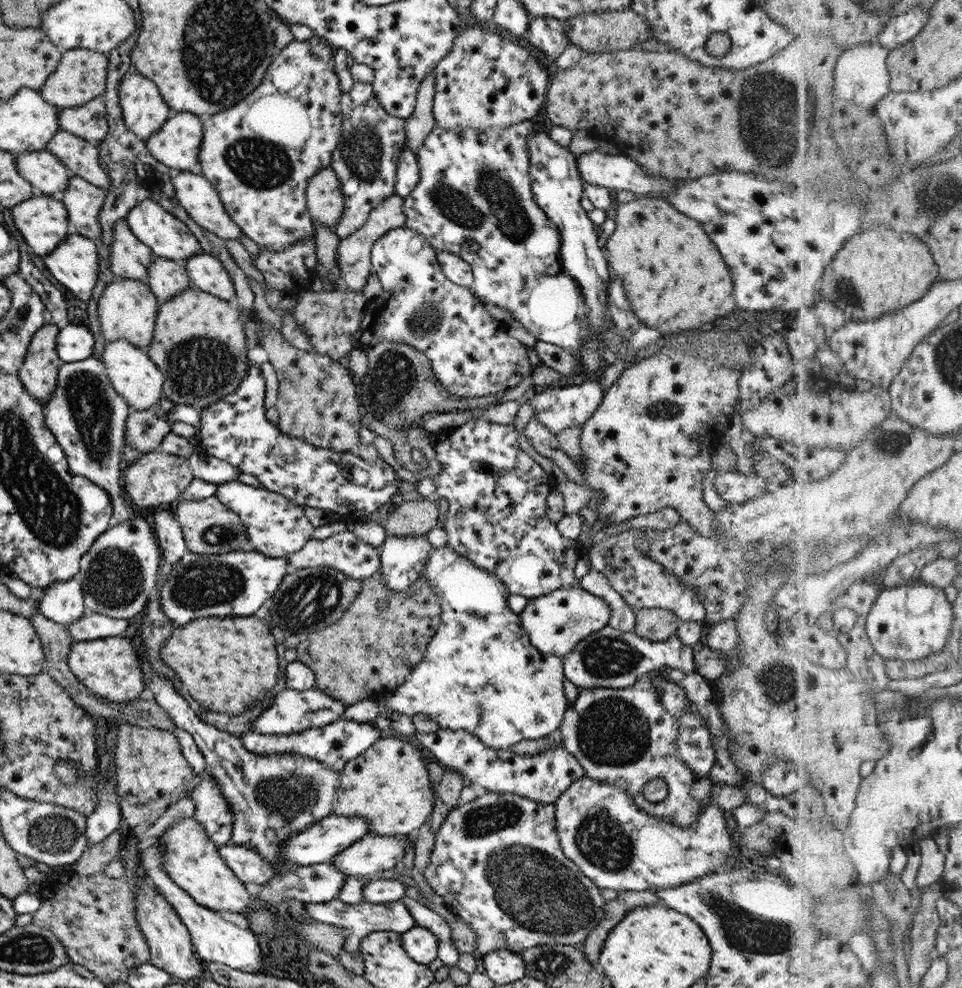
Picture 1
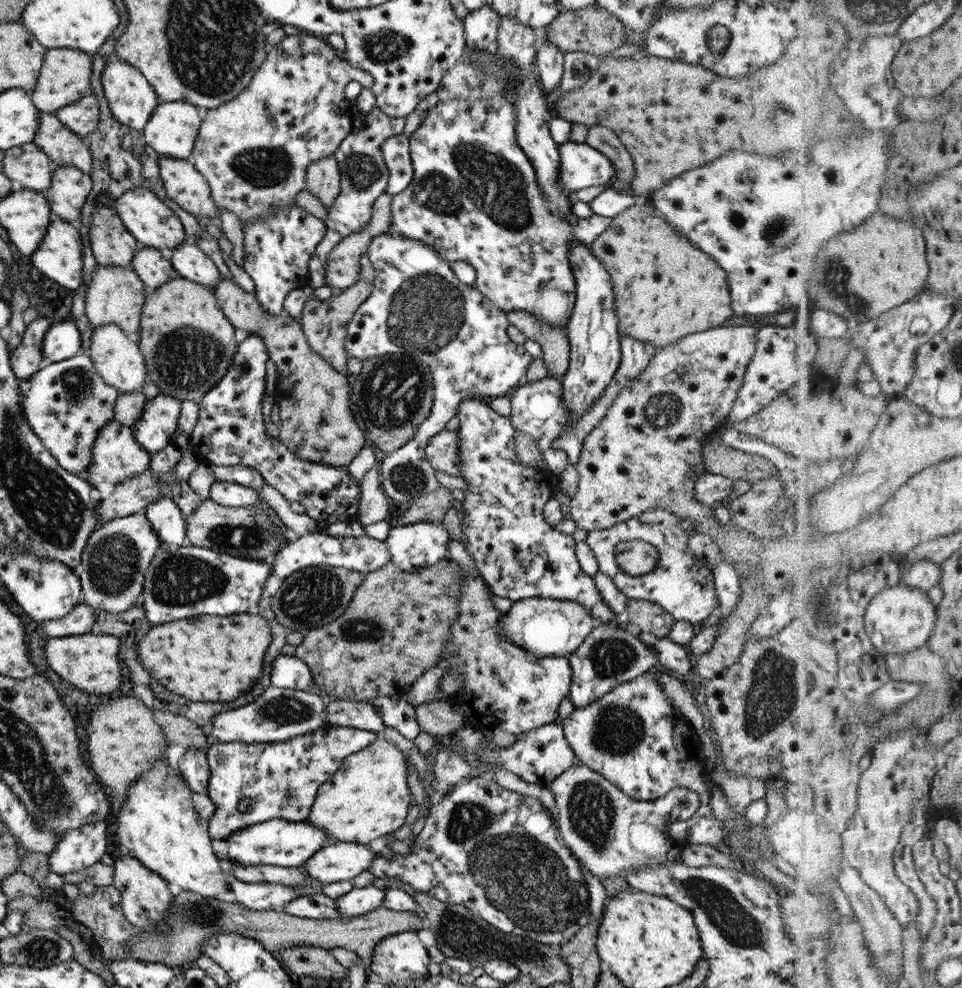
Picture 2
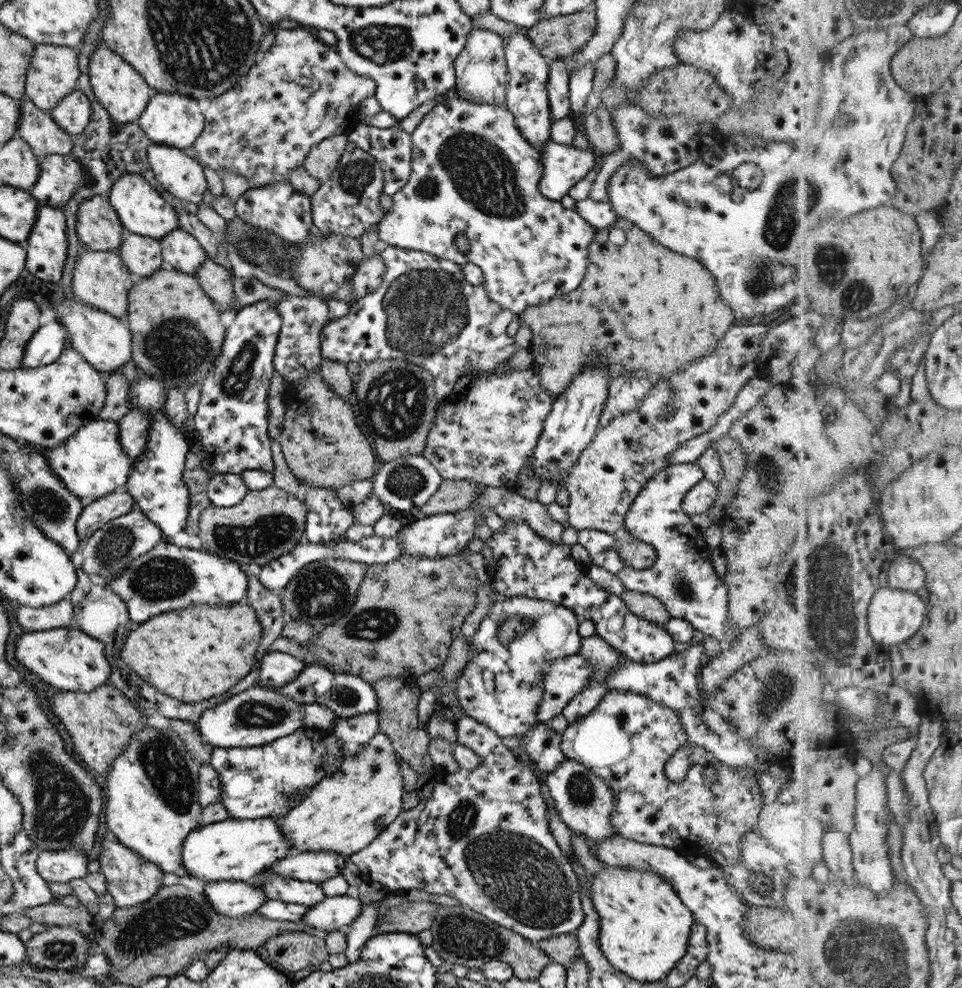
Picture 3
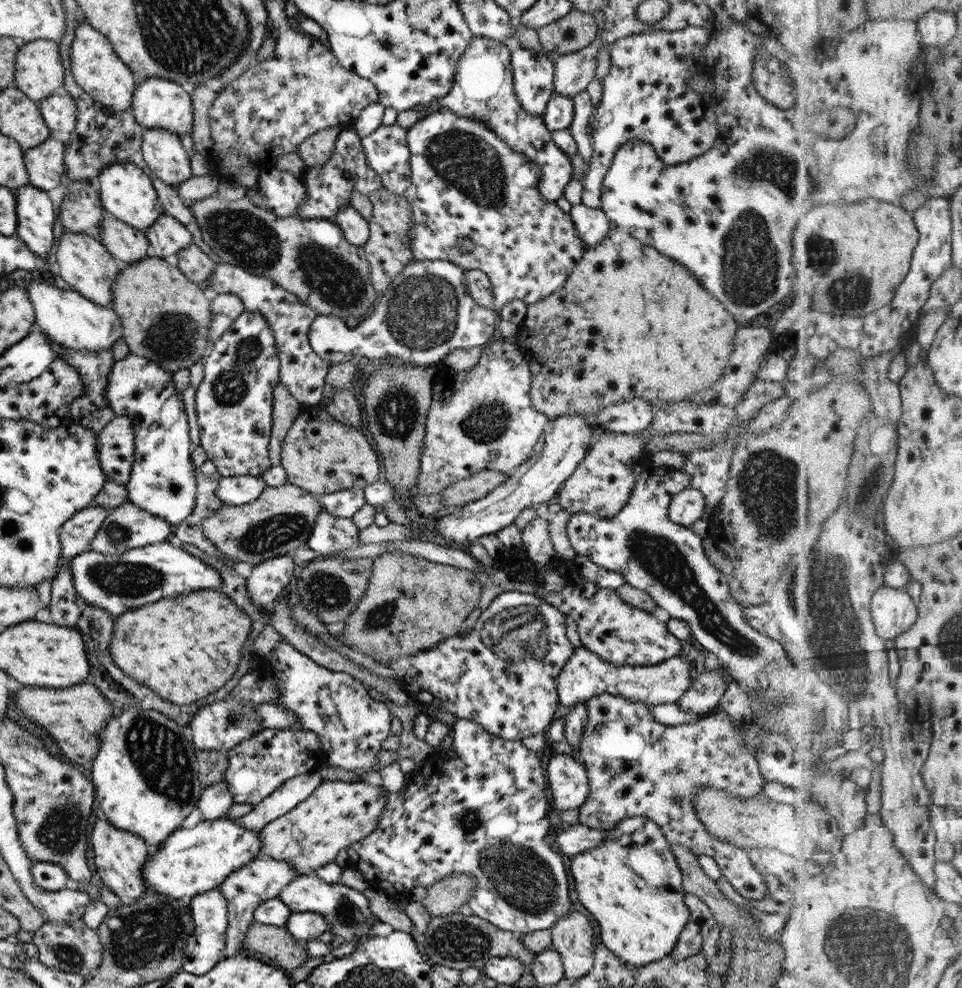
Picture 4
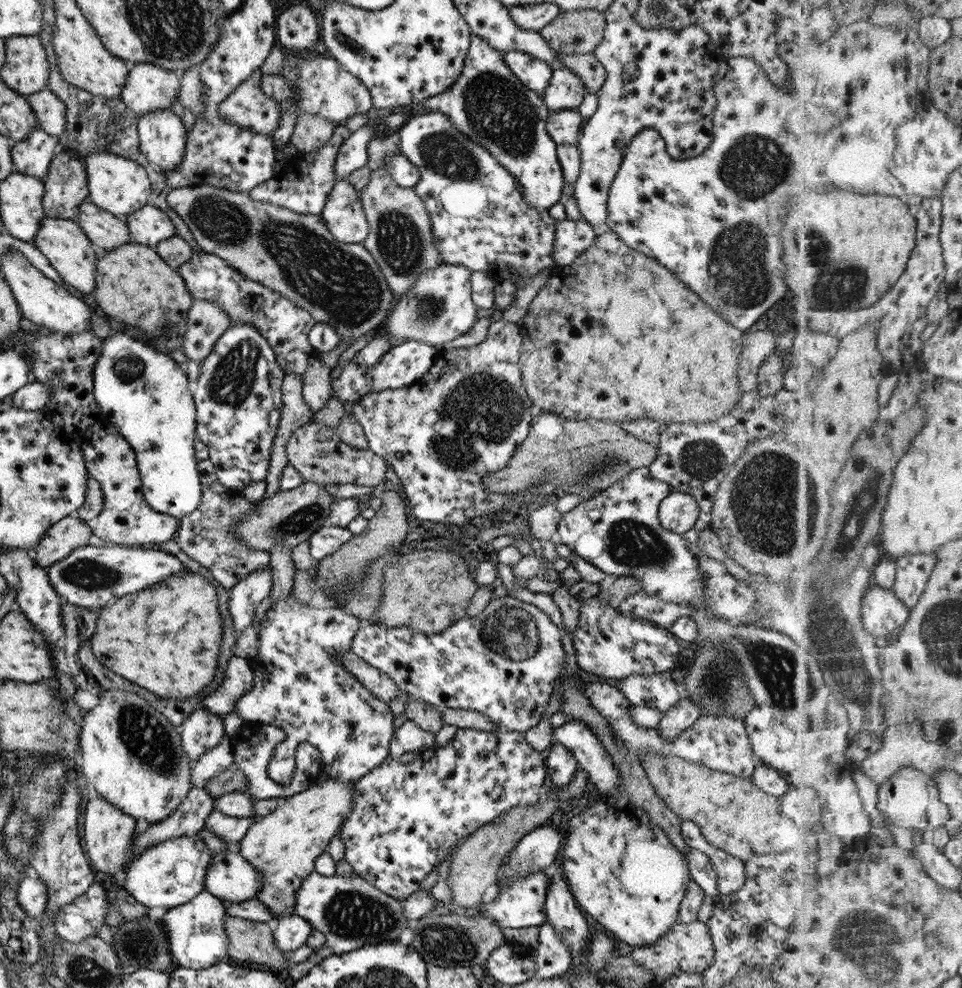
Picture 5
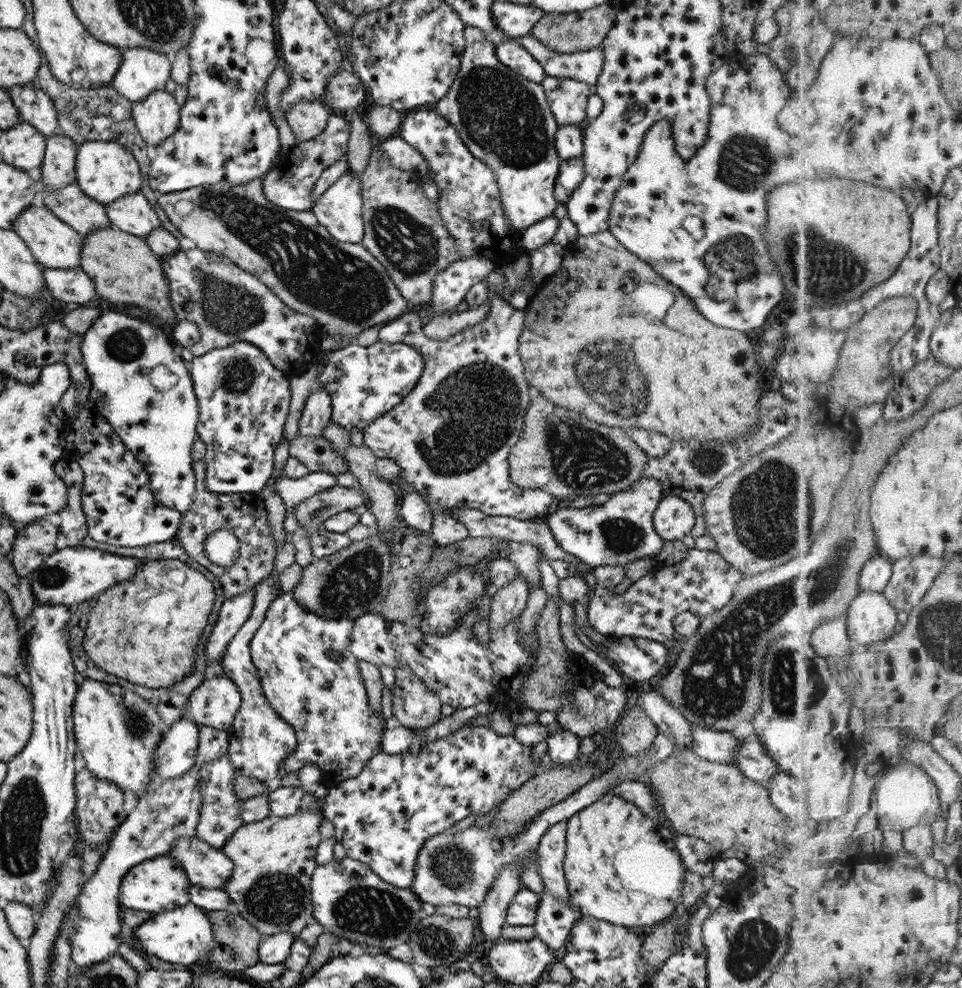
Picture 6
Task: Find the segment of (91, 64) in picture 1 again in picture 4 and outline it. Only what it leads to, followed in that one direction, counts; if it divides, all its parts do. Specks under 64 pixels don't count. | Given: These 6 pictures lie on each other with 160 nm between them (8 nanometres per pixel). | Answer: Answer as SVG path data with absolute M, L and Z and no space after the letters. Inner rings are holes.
M49 40L21 43L14 58L13 86L38 103L62 86L64 68L57 44Z

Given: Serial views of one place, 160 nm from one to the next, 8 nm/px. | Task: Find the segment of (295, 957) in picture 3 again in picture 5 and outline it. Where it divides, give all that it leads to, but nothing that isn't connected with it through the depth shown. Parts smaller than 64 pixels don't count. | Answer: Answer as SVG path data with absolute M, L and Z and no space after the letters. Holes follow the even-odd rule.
M225 915L223 929L228 939L226 959L229 962L249 962L273 967L286 966L287 952L279 951L273 932L264 922Z

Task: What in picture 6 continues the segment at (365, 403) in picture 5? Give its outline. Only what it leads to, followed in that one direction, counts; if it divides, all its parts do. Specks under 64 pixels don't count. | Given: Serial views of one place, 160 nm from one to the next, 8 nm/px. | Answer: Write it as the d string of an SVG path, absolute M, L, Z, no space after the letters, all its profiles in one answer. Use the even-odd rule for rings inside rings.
M486 285L488 313L473 326L456 332L447 340L428 339L422 331L419 317L410 311L384 323L378 330L378 340L411 344L420 354L423 368L410 391L385 414L372 420L362 431L364 444L376 458L387 458L399 468L399 480L413 488L428 504L431 514L429 536L439 546L468 537L465 526L453 519L453 510L477 510L489 517L509 517L528 521L550 512L557 500L547 492L519 488L509 482L508 456L520 437L523 415L531 388L523 374L518 353L518 338L524 325L524 309L514 309L498 293Z

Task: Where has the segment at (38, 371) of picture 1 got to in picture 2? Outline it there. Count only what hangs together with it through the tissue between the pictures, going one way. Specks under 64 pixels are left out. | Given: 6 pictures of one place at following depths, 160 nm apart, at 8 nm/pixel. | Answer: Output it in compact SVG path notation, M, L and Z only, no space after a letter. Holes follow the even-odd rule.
M37 317L26 325L20 334L20 343L8 352L11 372L19 379L28 379L36 373L42 362L42 340L50 321L46 317Z

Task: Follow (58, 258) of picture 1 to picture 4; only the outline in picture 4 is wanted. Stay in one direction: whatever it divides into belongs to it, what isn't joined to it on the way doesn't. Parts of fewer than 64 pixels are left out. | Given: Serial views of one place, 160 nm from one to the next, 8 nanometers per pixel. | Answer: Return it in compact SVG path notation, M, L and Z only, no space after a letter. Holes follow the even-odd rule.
M29 183L11 191L16 198L16 235L33 255L47 258L49 250L54 246L52 228L57 218L49 196Z

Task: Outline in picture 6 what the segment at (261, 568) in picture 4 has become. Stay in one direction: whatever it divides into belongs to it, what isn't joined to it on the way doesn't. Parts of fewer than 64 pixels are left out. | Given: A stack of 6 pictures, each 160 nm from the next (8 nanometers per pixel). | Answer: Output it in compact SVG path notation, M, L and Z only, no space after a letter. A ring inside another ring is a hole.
M253 590L225 599L215 614L216 621L205 643L206 662L215 662L224 653L227 643L247 620L253 606Z

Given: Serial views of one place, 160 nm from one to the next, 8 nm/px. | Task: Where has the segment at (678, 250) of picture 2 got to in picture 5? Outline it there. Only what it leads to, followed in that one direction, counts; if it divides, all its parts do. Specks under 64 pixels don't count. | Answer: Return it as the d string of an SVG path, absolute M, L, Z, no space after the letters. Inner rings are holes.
M600 229L589 248L583 250L568 265L555 267L547 282L531 299L521 322L518 324L522 336L518 362L524 391L532 402L535 412L555 413L561 418L582 421L585 419L609 420L613 423L651 418L658 423L699 424L711 422L731 412L742 395L738 385L738 356L742 349L742 331L721 320L711 312L689 288L685 288L671 271L655 259L629 249L619 237L606 229Z

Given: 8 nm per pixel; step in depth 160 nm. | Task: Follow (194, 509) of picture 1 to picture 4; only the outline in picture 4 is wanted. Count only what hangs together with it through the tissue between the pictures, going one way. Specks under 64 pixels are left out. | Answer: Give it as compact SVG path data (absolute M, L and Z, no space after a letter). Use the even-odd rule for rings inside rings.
M286 483L279 487L266 487L251 503L239 506L224 504L221 508L217 508L213 516L201 523L201 532L229 559L249 562L255 566L261 561L291 554L299 545L303 545L321 510L322 506L309 492Z

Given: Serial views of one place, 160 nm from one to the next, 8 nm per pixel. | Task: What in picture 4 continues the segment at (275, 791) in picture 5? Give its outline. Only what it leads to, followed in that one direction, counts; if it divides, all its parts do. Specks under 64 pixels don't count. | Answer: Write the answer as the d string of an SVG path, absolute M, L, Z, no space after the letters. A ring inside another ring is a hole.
M265 728L253 739L245 740L226 750L226 757L228 763L224 781L227 783L233 802L250 804L252 808L285 781L305 773L315 773L325 762L317 736L300 729Z

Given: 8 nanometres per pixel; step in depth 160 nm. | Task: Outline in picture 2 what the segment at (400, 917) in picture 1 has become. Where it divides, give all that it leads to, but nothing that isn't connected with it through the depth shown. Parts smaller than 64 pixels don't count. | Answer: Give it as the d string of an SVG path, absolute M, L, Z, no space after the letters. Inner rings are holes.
M320 892L311 896L299 897L290 900L280 910L291 916L317 920L330 919L340 916L334 907L334 899L327 898Z

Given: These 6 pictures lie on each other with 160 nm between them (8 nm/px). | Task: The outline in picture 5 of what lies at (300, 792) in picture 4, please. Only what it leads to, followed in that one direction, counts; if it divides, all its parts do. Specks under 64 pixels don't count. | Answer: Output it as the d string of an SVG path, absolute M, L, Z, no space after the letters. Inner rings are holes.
M213 809L204 820L204 828L226 844L229 851L236 852L238 842L255 818L228 817L219 809Z

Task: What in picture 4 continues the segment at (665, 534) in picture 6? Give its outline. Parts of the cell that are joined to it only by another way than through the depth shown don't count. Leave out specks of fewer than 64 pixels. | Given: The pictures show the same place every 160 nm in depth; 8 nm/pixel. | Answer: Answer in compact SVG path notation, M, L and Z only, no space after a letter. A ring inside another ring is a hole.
M687 488L677 492L677 495L673 496L672 500L669 501L667 507L667 517L669 521L675 525L690 528L697 519L701 519L704 508L704 497L696 489Z

